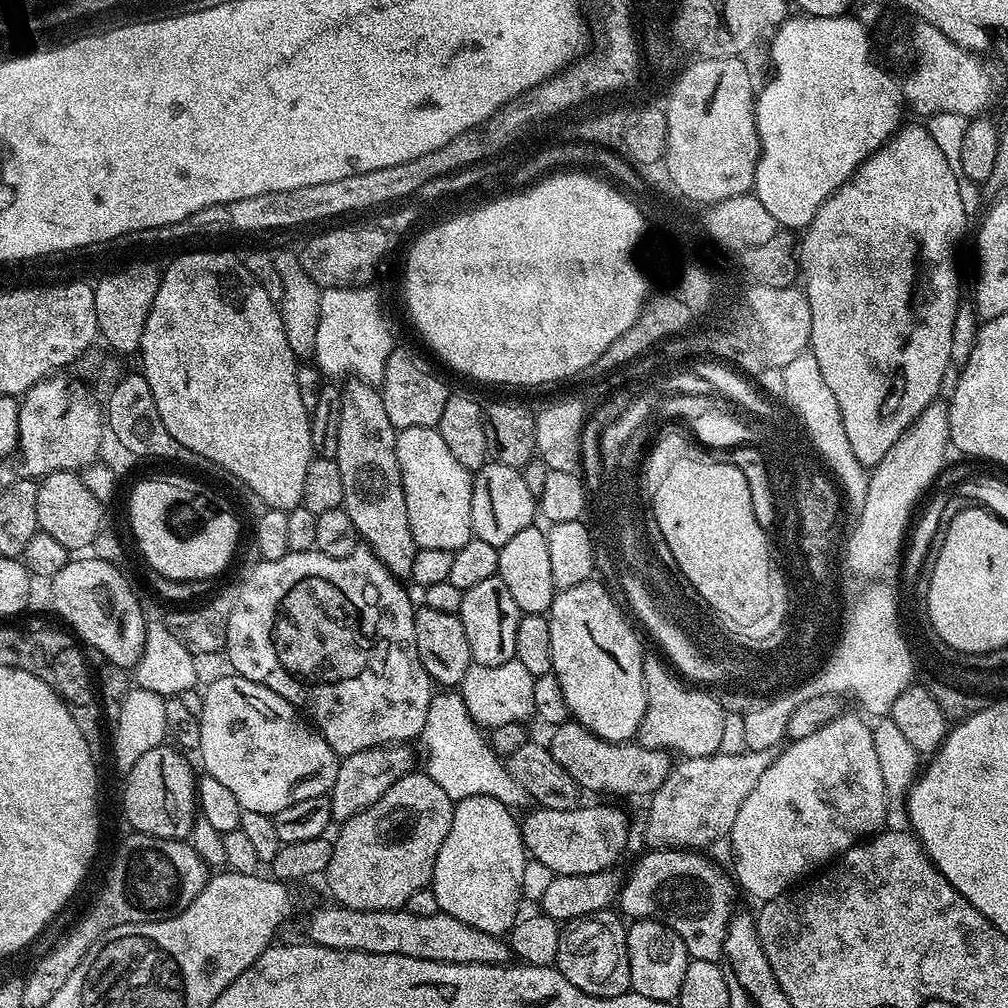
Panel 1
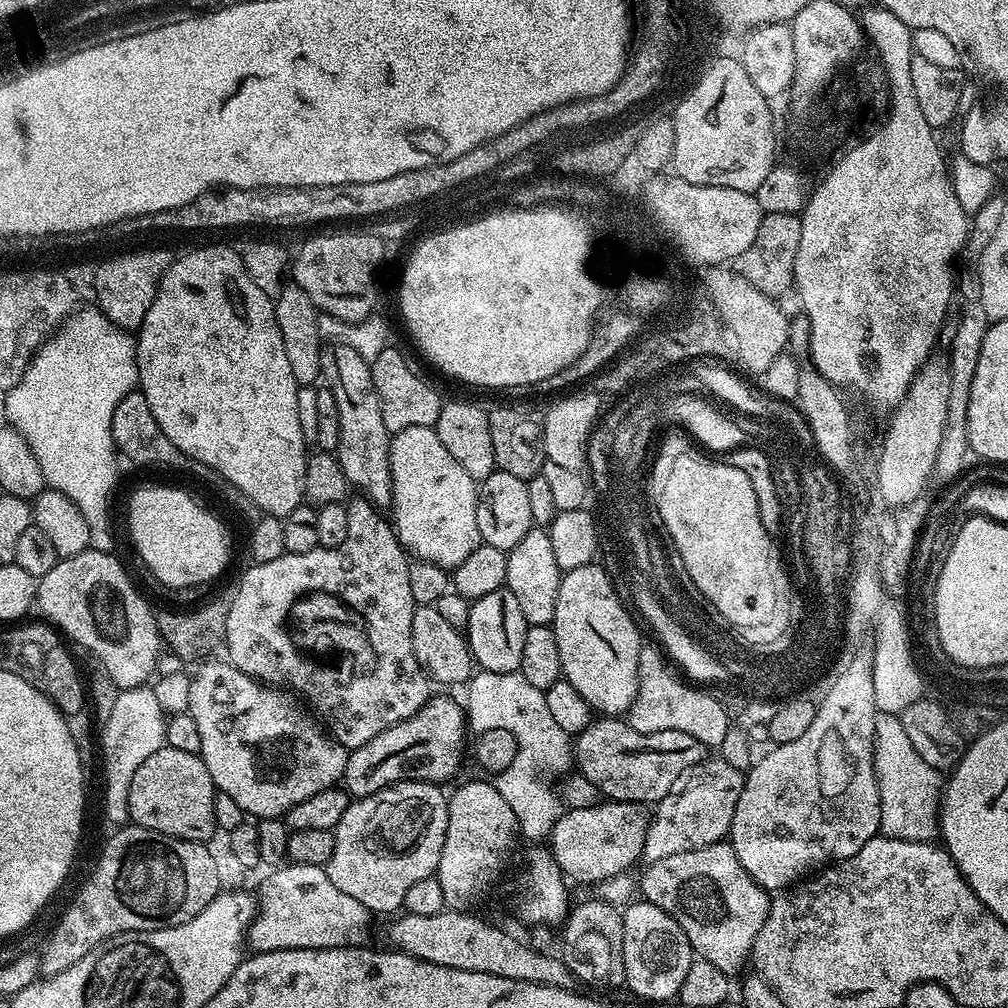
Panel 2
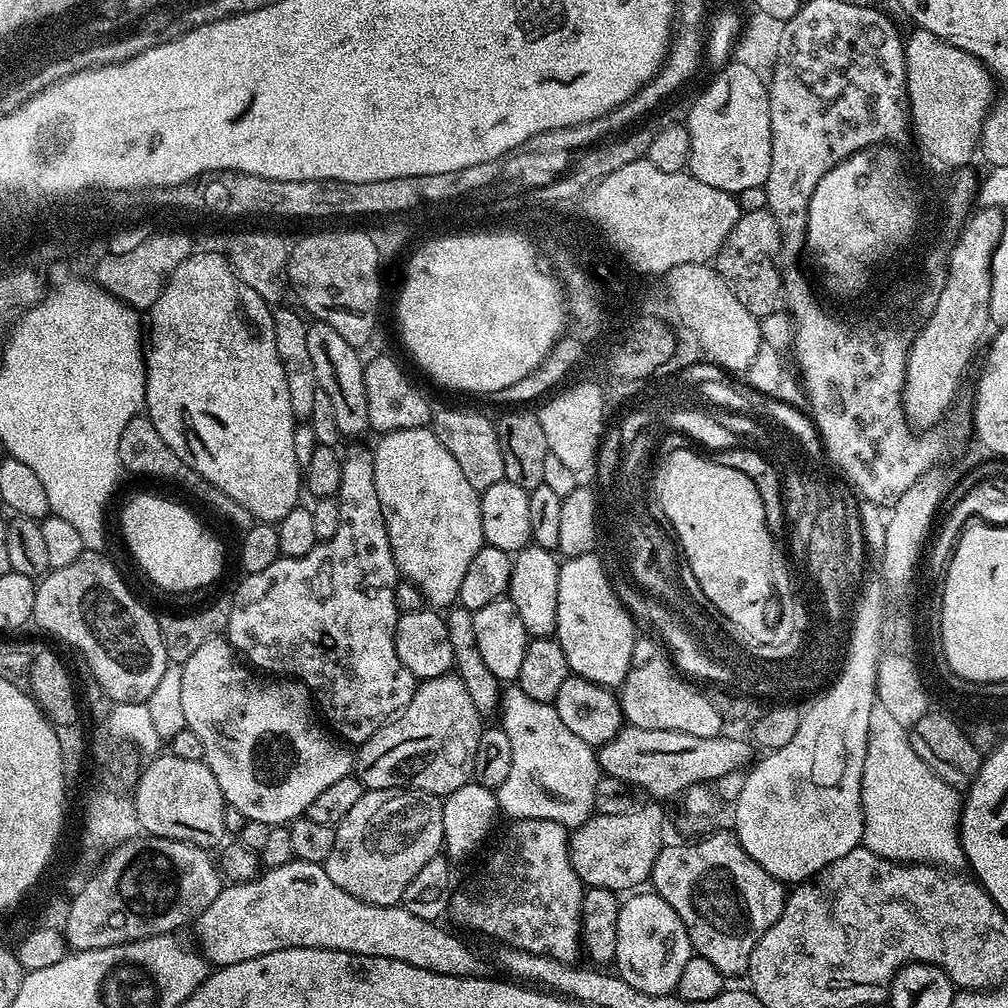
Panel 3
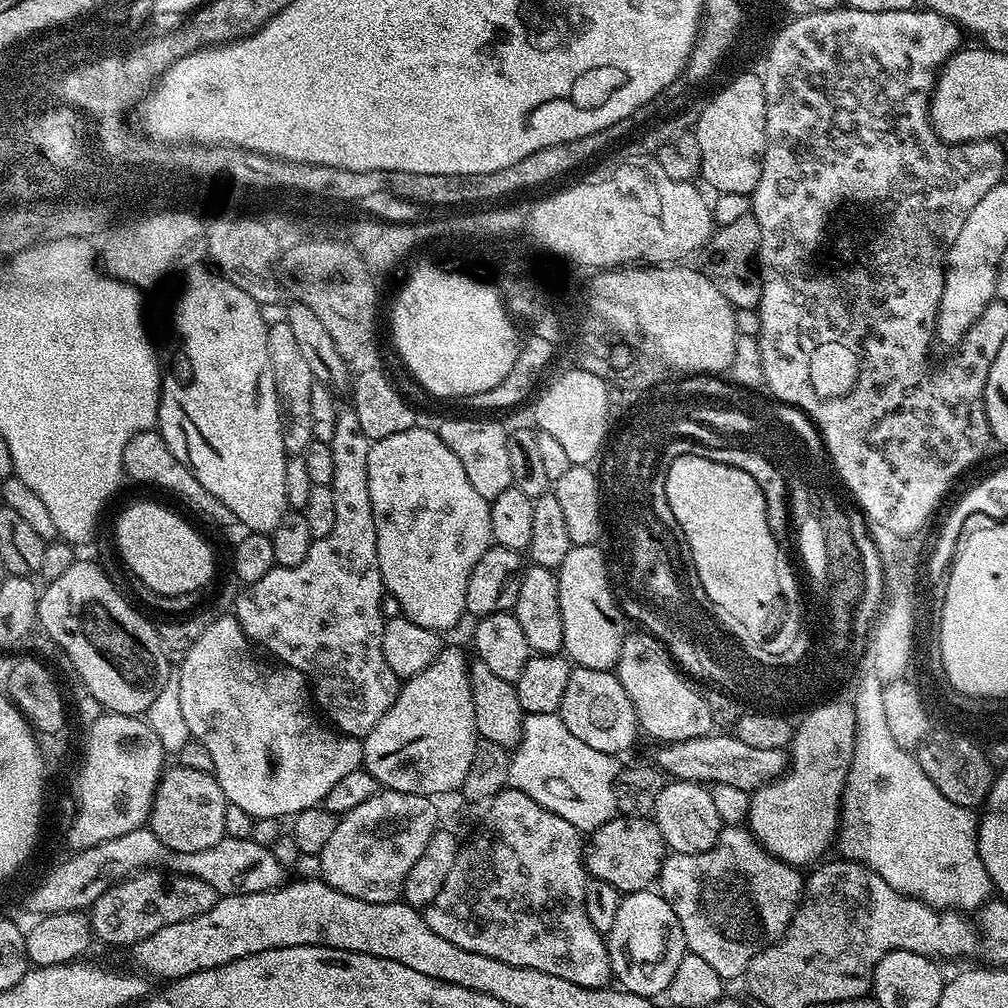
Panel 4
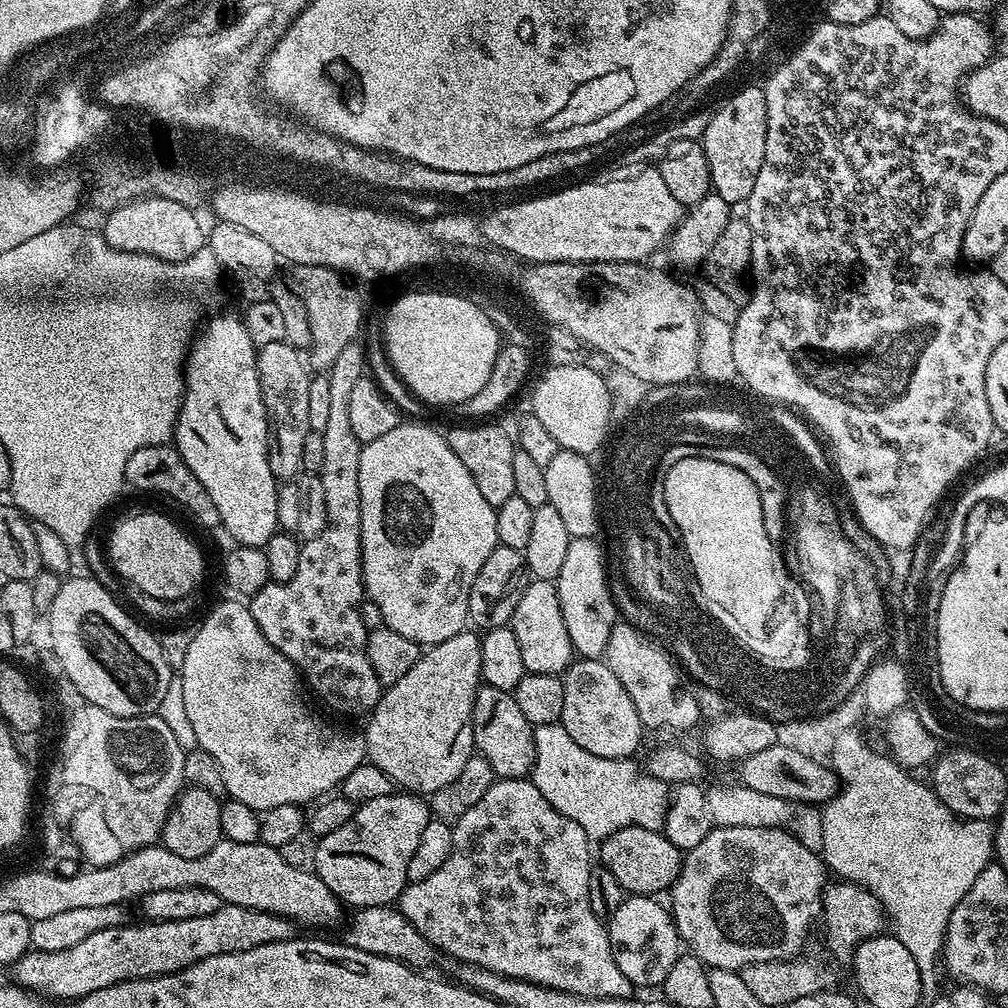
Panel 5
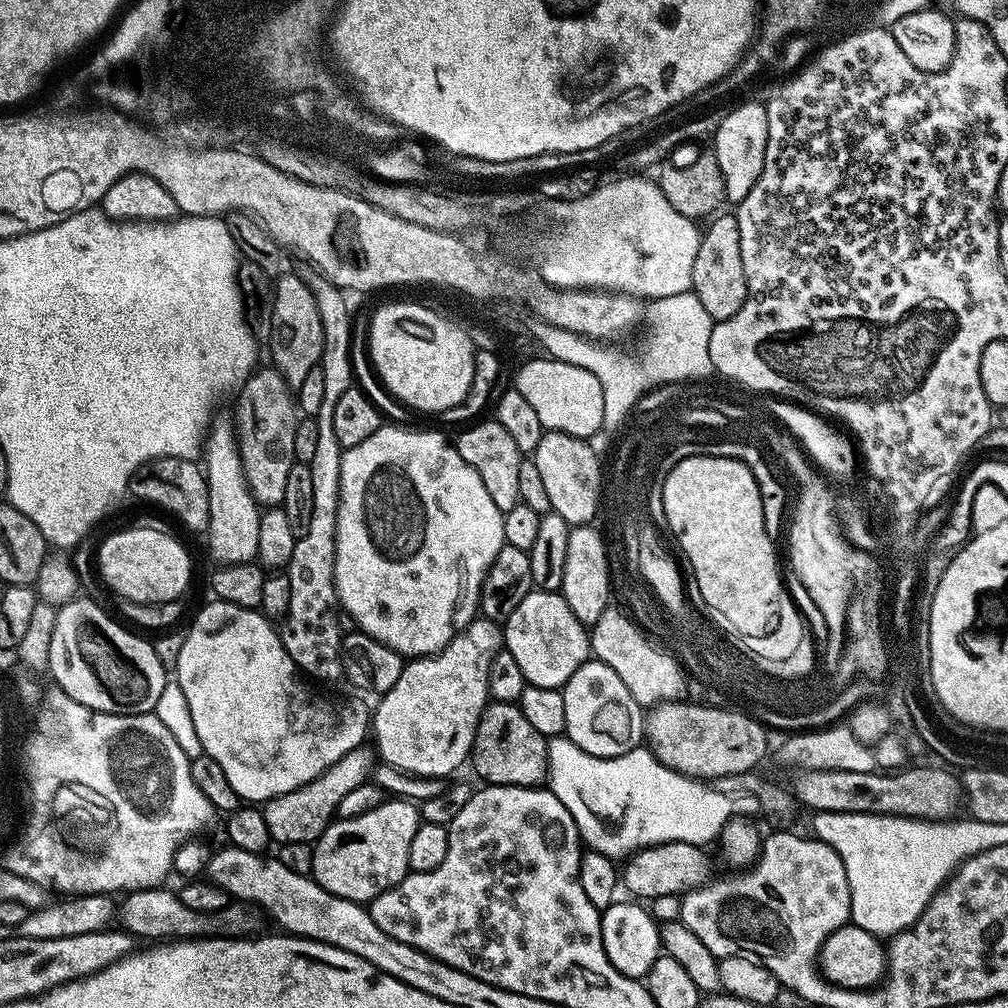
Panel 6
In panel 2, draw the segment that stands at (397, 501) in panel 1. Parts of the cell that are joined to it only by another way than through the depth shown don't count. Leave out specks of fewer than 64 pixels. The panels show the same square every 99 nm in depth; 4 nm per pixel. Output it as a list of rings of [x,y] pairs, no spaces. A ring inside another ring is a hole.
[[[336,342],[331,345],[332,348],[329,350],[321,351],[320,354],[320,375],[322,377],[323,383],[331,390],[334,394],[334,402],[338,406],[338,446],[336,447],[336,451],[334,453],[337,460],[340,461],[340,465],[342,466],[342,470],[346,474],[346,478],[348,479],[349,485],[353,489],[356,488],[361,497],[365,500],[369,500],[376,508],[381,510],[388,510],[392,507],[392,475],[390,474],[390,470],[388,467],[390,466],[390,450],[388,449],[388,445],[390,443],[390,434],[386,430],[386,422],[382,422],[382,402],[378,402],[378,390],[374,390],[374,378],[372,377],[372,365],[369,361],[366,361],[362,358],[362,354],[358,354],[358,350],[354,350],[350,346],[346,346],[345,344]]]

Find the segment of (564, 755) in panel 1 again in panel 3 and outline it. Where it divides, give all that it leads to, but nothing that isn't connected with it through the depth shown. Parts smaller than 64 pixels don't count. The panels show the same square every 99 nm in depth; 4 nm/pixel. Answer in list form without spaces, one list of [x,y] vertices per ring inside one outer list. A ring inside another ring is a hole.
[[[624,726],[621,727],[617,736],[610,738],[610,742],[599,745],[598,759],[603,775],[618,778],[622,782],[631,784],[641,793],[649,792],[652,795],[649,797],[660,798],[656,796],[676,795],[679,797],[693,784],[716,782],[723,775],[730,774],[731,771],[747,769],[753,759],[751,747],[753,748],[753,745],[748,740],[735,741],[722,735],[698,738],[698,734],[682,734],[678,730],[642,730],[641,728]]]

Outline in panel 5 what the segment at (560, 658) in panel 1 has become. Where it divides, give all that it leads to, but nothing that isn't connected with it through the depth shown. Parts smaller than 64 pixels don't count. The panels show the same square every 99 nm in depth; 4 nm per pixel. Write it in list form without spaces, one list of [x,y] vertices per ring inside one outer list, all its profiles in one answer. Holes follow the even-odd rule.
[[[590,536],[575,537],[570,542],[570,550],[566,550],[562,574],[558,574],[554,583],[575,655],[580,658],[603,657],[606,642],[610,642],[610,630],[614,630],[618,622],[618,609],[613,600],[606,552],[601,541]]]

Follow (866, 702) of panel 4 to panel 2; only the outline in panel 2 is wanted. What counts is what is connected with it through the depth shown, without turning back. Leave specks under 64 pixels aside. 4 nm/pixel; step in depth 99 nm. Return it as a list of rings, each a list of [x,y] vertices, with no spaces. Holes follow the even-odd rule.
[[[877,713],[873,752],[876,780],[879,782],[881,835],[906,841],[931,841],[939,829],[941,773],[922,761],[922,756],[910,745],[910,738],[907,738],[900,717],[895,713]]]

